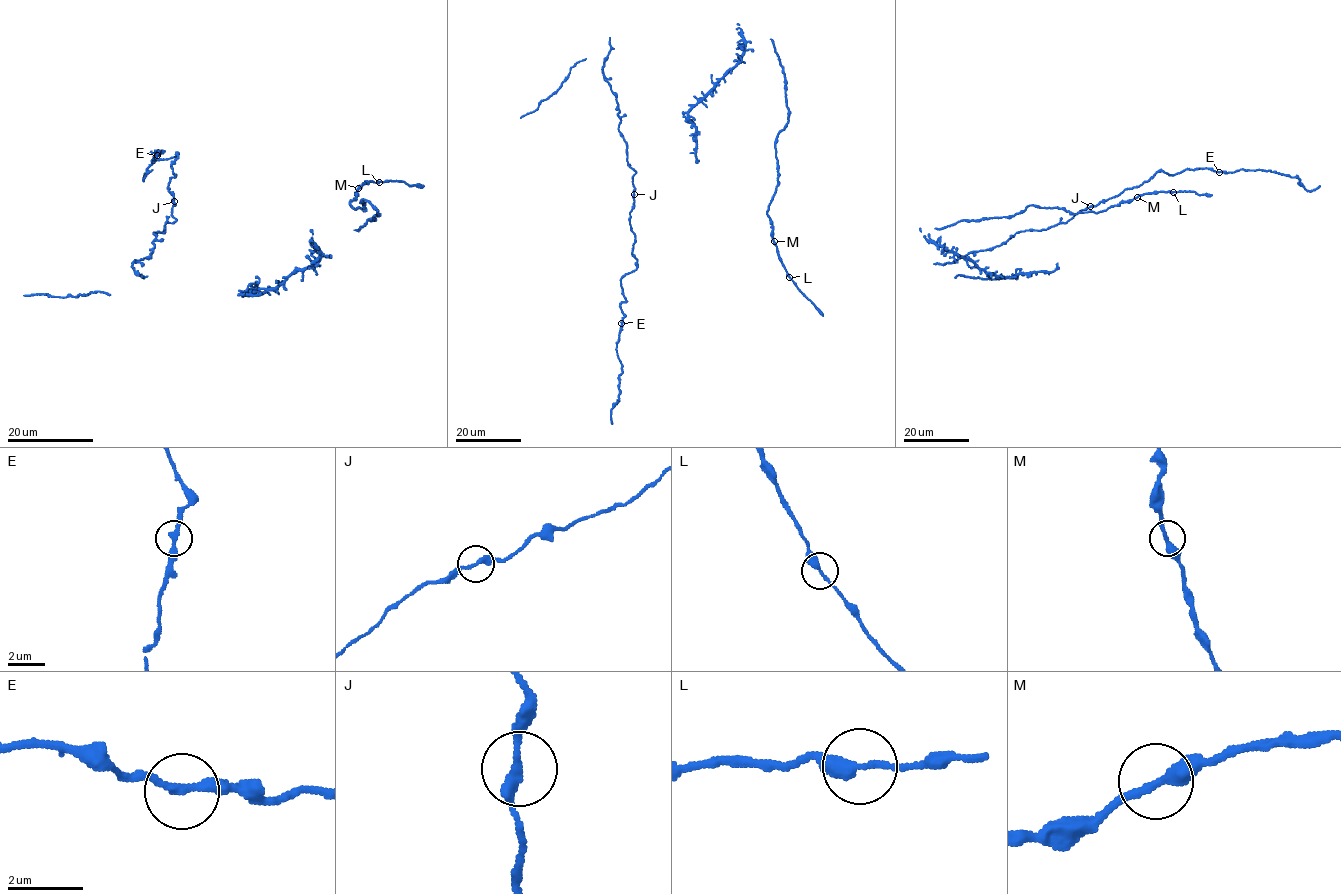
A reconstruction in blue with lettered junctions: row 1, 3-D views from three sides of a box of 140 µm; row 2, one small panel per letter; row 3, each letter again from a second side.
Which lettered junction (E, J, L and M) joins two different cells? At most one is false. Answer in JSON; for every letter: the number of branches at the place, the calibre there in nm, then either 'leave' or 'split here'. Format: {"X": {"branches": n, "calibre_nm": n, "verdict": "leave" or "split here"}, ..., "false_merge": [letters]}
{"E": {"branches": 2, "calibre_nm": 280, "verdict": "leave"}, "J": {"branches": 2, "calibre_nm": 280, "verdict": "leave"}, "L": {"branches": 2, "calibre_nm": 320, "verdict": "leave"}, "M": {"branches": 2, "calibre_nm": 320, "verdict": "leave"}, "false_merge": []}

